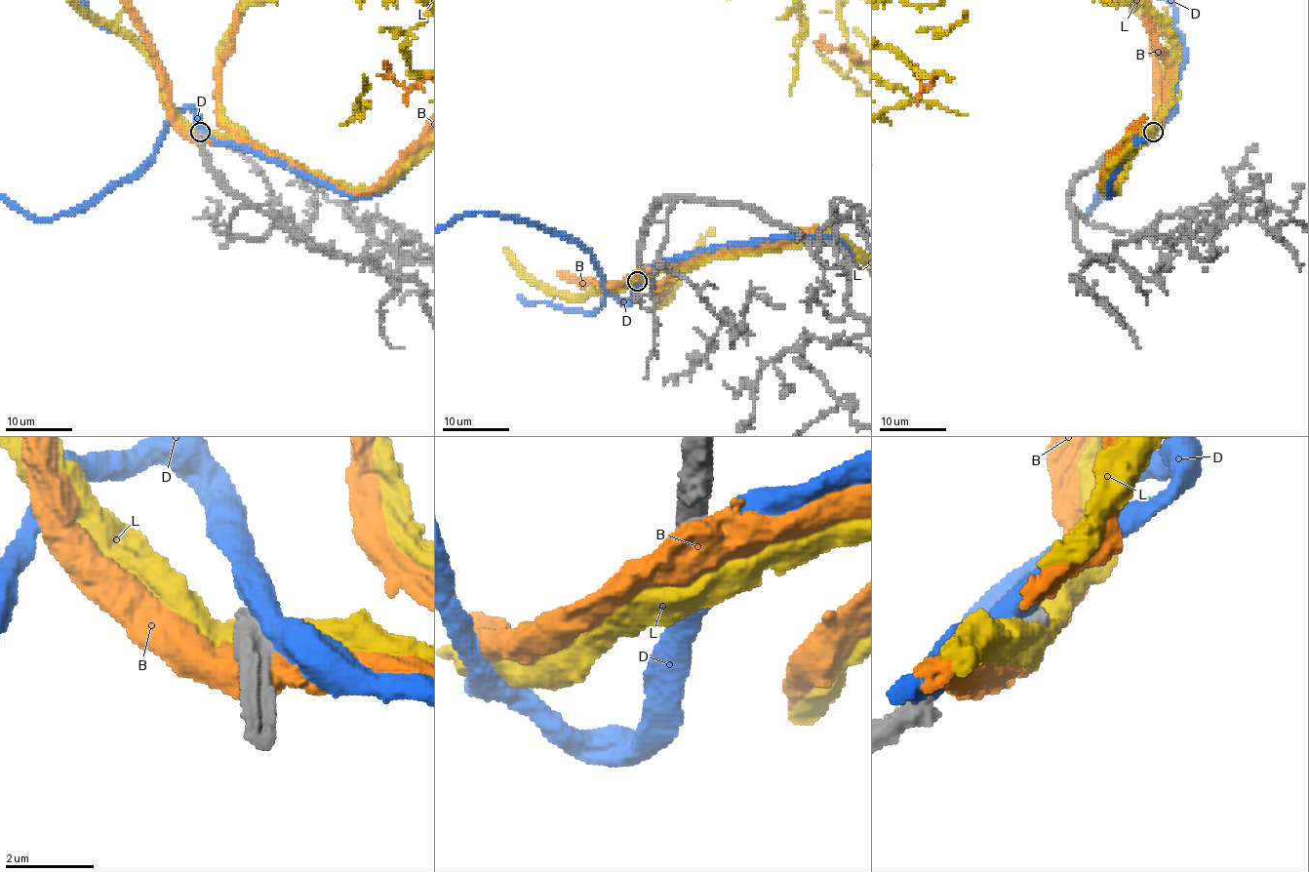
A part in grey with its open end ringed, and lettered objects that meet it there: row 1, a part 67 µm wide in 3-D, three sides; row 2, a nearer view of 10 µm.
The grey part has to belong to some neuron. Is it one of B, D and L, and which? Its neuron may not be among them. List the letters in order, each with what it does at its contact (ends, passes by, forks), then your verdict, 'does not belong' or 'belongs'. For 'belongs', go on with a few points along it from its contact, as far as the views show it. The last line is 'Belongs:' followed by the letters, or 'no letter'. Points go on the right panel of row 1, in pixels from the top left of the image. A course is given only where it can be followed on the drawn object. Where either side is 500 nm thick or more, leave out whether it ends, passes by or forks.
B: does not belong
D: does not belong
L: does not belong
Belongs: no letter

